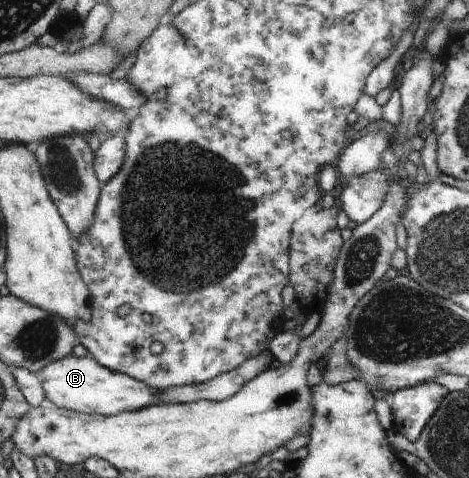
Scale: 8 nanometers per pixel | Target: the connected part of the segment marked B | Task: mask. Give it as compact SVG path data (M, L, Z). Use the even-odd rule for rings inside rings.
M75 354L45 366L39 372L39 378L49 405L105 417L156 405L163 392L102 366L94 357L77 357Z

